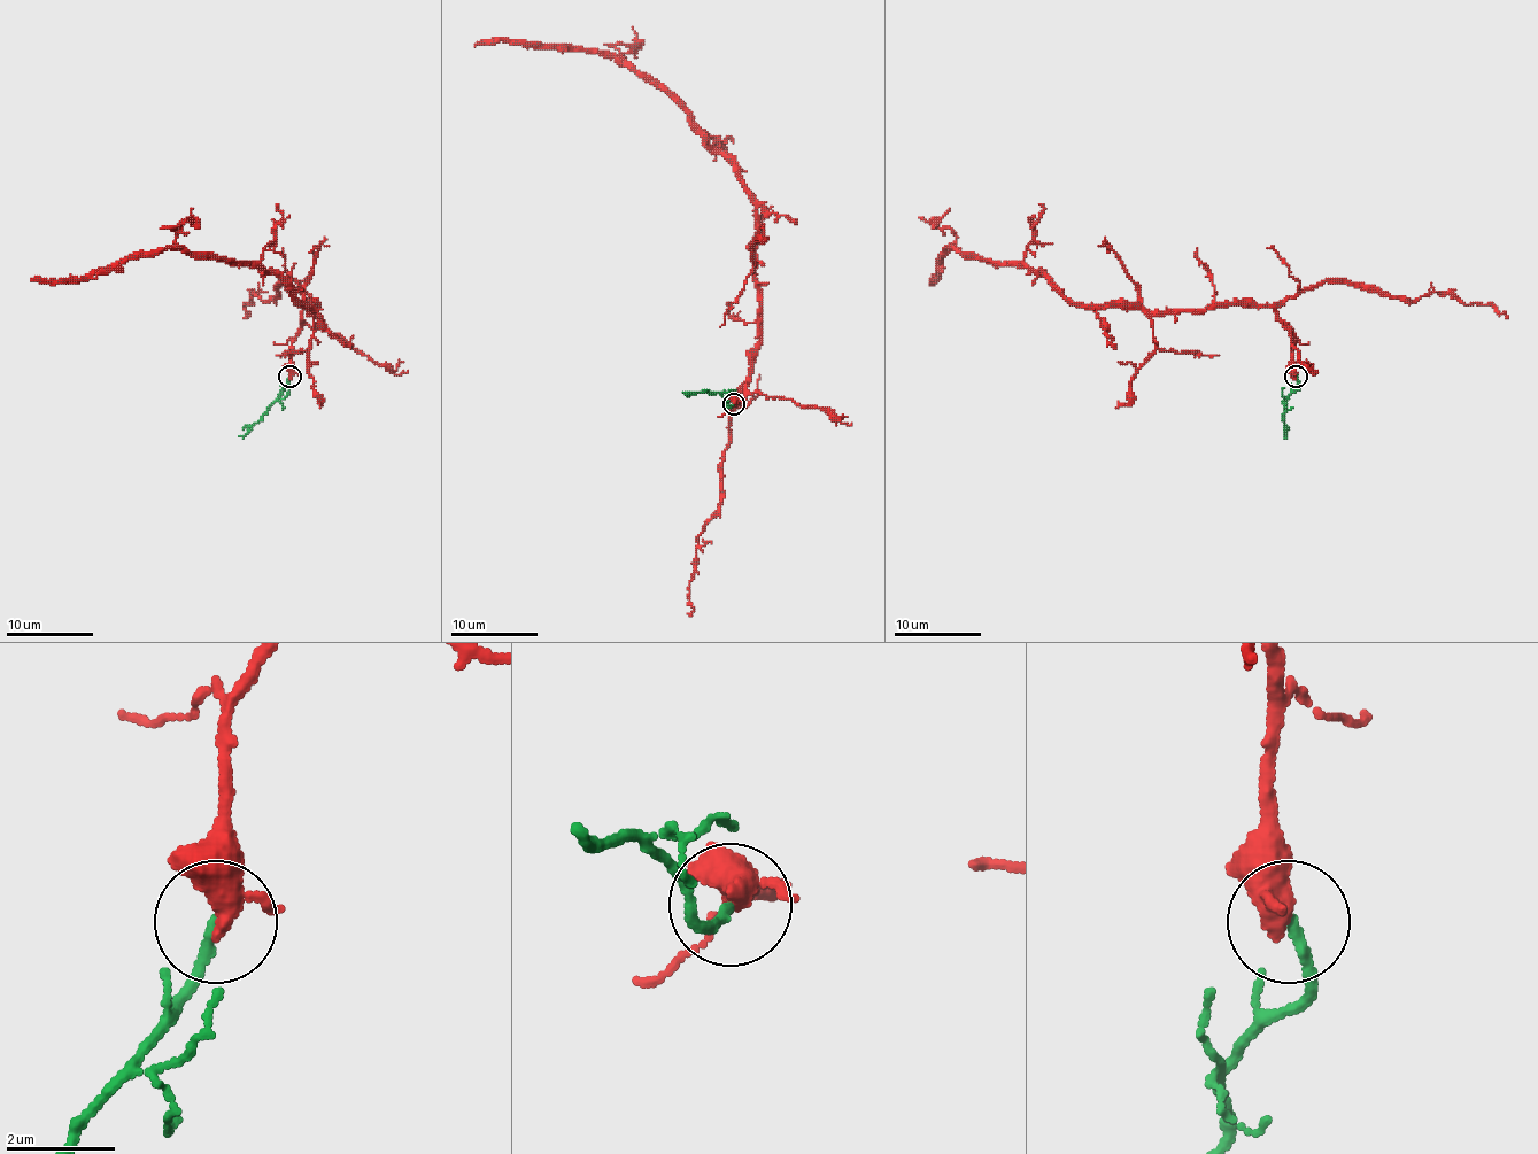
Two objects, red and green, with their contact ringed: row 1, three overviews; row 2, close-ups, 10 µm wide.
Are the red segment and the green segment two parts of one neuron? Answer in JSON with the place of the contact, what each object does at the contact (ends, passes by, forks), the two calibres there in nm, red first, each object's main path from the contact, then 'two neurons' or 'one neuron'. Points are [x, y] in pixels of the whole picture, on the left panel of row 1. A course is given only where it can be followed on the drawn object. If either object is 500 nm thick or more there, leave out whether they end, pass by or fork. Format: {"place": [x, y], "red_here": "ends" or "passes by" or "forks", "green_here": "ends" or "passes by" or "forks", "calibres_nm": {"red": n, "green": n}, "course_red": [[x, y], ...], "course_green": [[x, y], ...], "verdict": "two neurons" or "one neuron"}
{"place": [290, 377], "red_here": "passes by", "green_here": "ends", "calibres_nm": {"red": 380, "green": 180}, "course_red": [[291, 377], [300, 314], [315, 304], [311, 311], [263, 268], [169, 248], [78, 278], [31, 280]], "course_green": [[290, 377], [273, 401], [239, 436]], "verdict": "one neuron"}

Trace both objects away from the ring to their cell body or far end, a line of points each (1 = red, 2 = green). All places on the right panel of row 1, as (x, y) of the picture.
1: (1296, 377), (1293, 333), (1272, 307), (1091, 307), (1028, 268), (949, 248), (938, 280)
2: (1296, 377), (1297, 388), (1284, 401), (1284, 436)

